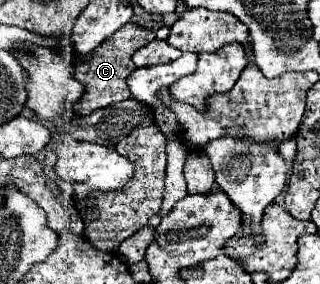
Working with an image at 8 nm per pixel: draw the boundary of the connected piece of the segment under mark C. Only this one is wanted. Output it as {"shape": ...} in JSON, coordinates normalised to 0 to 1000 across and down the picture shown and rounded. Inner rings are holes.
{"shape":[[[400,77],[394,92],[381,92],[381,106],[356,113],[356,134],[338,134],[331,148],[319,148],[288,190],[256,197],[256,190],[225,183],[213,197],[213,218],[231,225],[231,275],[244,275],[269,303],[256,352],[231,373],[231,394],[244,408],[269,408],[306,380],[331,380],[331,373],[350,373],[363,359],[406,345],[406,317],[400,317],[394,282],[400,282],[406,254],[425,239],[413,218],[413,190],[431,169],[475,148],[481,134],[488,134],[488,120],[475,106],[456,106],[419,77]]]}

